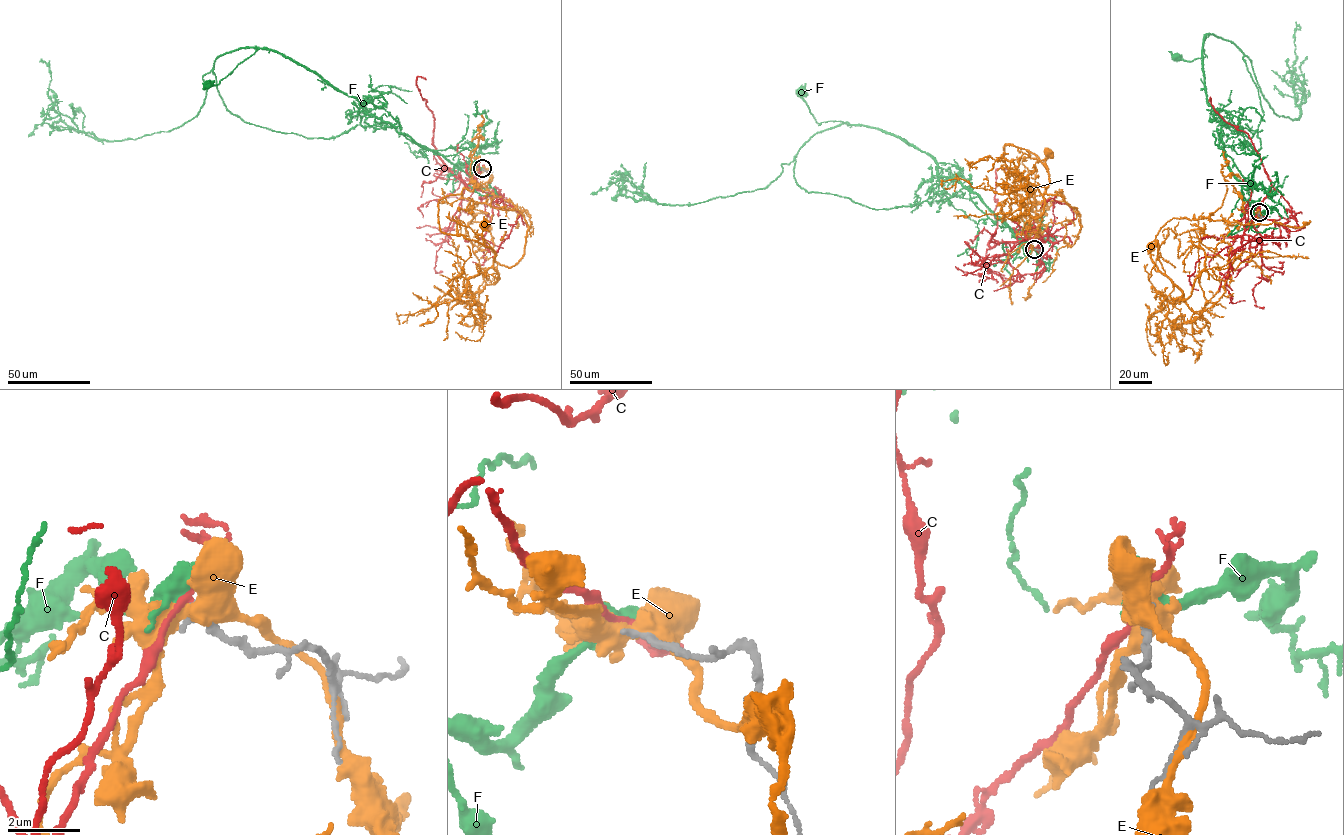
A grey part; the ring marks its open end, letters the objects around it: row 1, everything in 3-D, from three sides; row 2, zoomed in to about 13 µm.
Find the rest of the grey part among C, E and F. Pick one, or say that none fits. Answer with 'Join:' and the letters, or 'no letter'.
Join: F

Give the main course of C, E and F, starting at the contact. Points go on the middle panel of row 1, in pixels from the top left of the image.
C: (1034, 248), (1028, 237), (992, 248), (988, 243), (997, 224), (995, 170), (1006, 169)
E: (1035, 249), (1042, 249), (1042, 233), (1034, 187), (1009, 170), (1004, 145), (1026, 149), (1045, 165), (1048, 152)
F: (1034, 249), (1025, 252), (975, 193), (938, 176), (926, 153), (878, 129), (839, 121), (819, 123), (800, 92)

